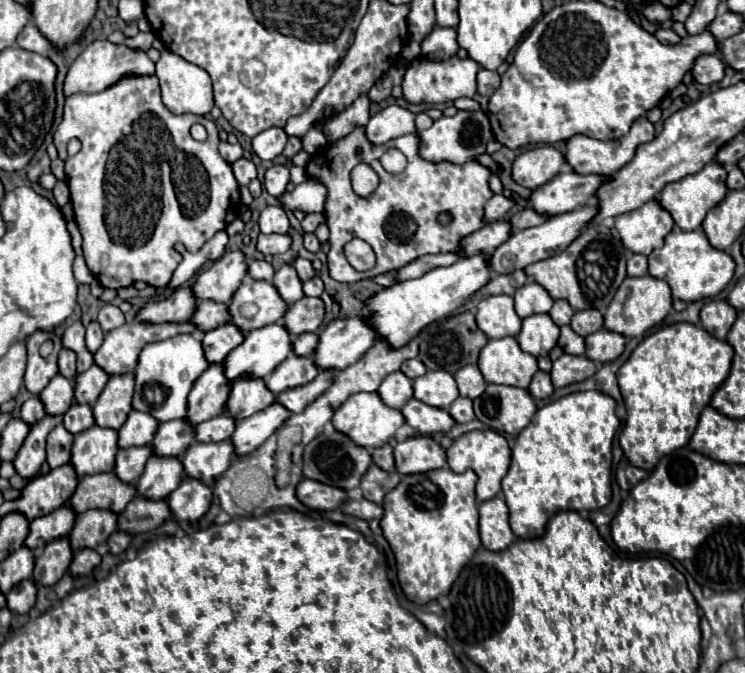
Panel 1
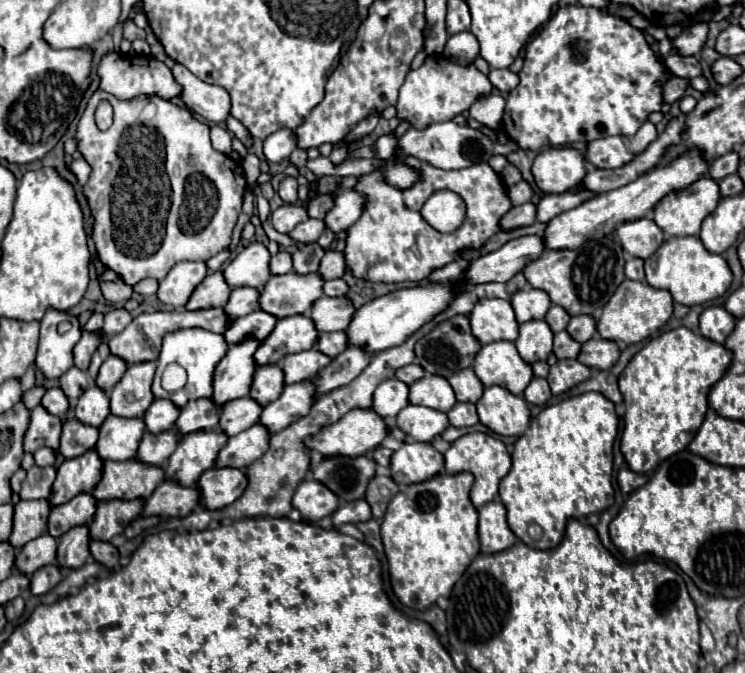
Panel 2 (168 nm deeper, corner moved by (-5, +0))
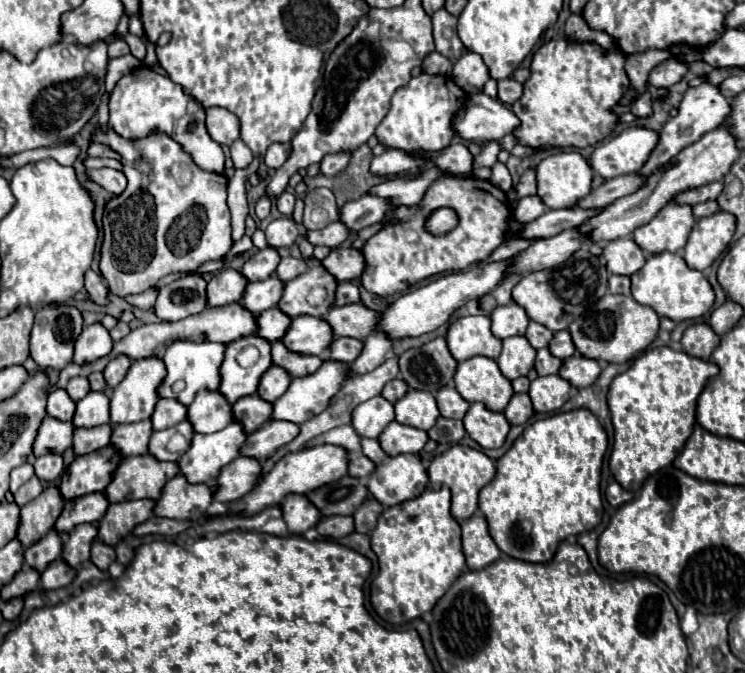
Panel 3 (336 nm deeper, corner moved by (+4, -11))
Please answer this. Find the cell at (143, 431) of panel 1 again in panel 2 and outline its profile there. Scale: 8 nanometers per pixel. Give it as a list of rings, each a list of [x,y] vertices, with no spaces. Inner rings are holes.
[[[154,401],[148,411],[144,413],[144,425],[148,433],[162,433],[162,431],[170,431],[174,427],[174,421],[178,419],[178,409],[174,409],[174,405],[170,405],[170,401]]]

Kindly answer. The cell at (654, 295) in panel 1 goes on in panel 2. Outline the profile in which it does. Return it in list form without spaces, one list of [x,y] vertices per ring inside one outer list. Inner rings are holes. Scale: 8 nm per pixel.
[[[624,279],[622,285],[616,289],[614,297],[610,297],[610,301],[606,303],[600,319],[598,319],[598,333],[604,339],[616,341],[616,343],[638,343],[646,337],[656,335],[660,327],[670,319],[672,315],[672,295],[668,291],[660,291],[650,287],[648,283],[640,283],[640,281],[632,281],[632,279]]]

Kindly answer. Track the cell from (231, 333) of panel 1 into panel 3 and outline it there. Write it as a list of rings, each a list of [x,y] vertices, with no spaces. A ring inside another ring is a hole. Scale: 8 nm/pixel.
[[[269,308],[257,316],[257,324],[261,324],[257,334],[265,336],[269,342],[273,342],[273,340],[285,336],[285,332],[289,330],[291,318],[285,312],[281,312],[279,308]]]

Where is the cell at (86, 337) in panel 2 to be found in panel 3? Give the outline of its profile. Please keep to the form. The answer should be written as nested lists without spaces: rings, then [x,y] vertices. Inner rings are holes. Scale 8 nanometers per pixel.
[[[95,322],[91,326],[85,326],[83,334],[77,338],[73,362],[89,364],[95,362],[97,358],[107,356],[111,350],[113,350],[113,338],[109,336],[109,330],[101,322]]]

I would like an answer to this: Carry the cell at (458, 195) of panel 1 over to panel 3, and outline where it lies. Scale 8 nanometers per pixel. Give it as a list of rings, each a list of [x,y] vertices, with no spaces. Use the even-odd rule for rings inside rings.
[[[445,176],[431,184],[427,194],[423,196],[421,208],[401,206],[389,214],[407,216],[407,218],[397,226],[383,228],[363,246],[363,256],[367,266],[361,276],[361,284],[377,296],[403,292],[409,286],[433,274],[451,272],[451,270],[459,272],[475,262],[489,258],[491,252],[505,240],[503,230],[505,230],[505,216],[509,216],[509,202],[505,192],[487,180]],[[439,208],[453,208],[459,222],[451,232],[443,236],[433,236],[431,232],[425,230],[425,220],[433,210]]]

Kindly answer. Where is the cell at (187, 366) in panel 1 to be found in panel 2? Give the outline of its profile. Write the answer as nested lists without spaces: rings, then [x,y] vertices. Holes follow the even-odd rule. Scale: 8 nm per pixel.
[[[180,329],[178,333],[168,333],[162,339],[162,349],[160,349],[160,355],[156,361],[158,367],[156,367],[156,375],[154,375],[154,383],[152,383],[154,399],[168,399],[178,409],[182,409],[188,401],[210,397],[210,381],[214,375],[214,367],[226,355],[226,351],[228,351],[228,345],[226,345],[226,341],[222,341],[222,335],[210,333],[204,329]],[[168,363],[178,363],[188,373],[188,383],[180,391],[174,391],[174,393],[168,393],[160,387],[160,377],[162,377],[162,371],[166,369]]]

